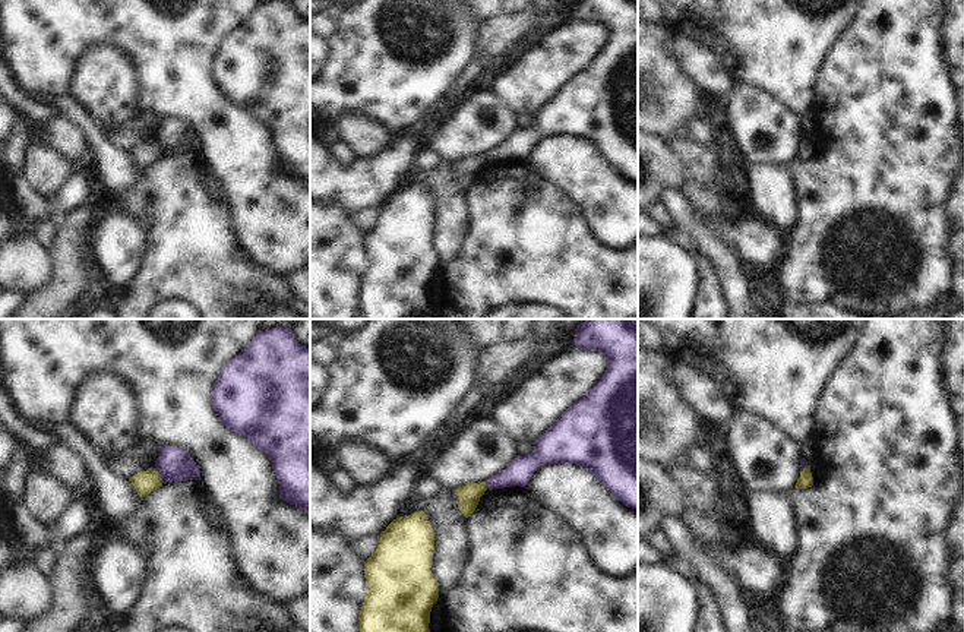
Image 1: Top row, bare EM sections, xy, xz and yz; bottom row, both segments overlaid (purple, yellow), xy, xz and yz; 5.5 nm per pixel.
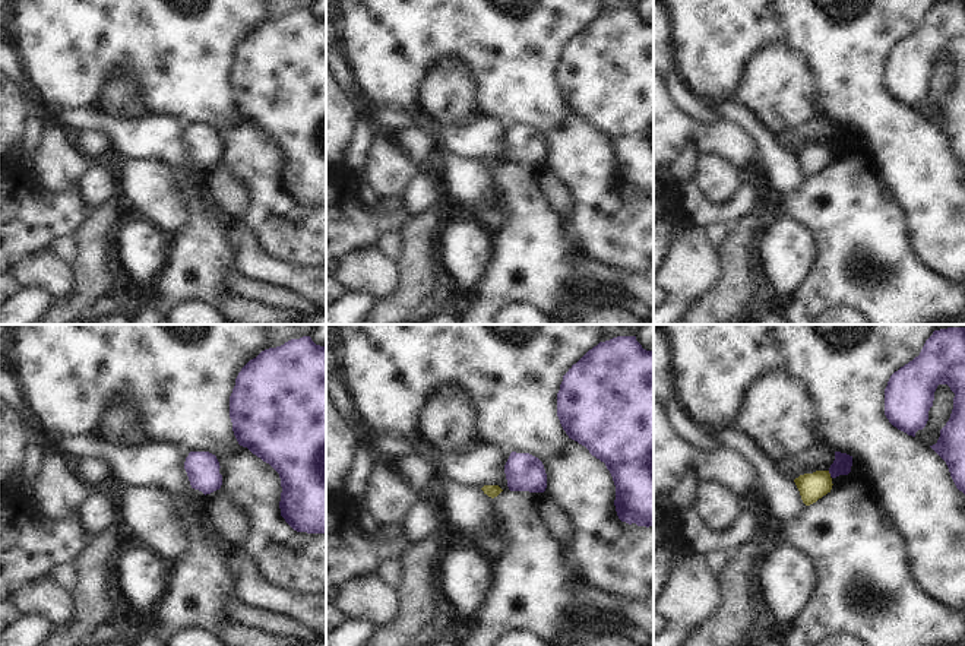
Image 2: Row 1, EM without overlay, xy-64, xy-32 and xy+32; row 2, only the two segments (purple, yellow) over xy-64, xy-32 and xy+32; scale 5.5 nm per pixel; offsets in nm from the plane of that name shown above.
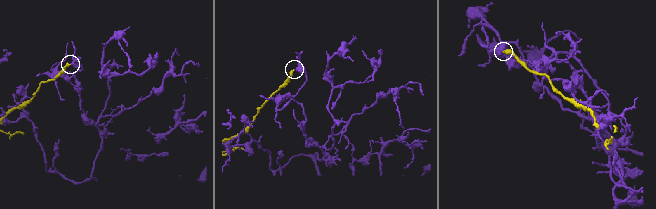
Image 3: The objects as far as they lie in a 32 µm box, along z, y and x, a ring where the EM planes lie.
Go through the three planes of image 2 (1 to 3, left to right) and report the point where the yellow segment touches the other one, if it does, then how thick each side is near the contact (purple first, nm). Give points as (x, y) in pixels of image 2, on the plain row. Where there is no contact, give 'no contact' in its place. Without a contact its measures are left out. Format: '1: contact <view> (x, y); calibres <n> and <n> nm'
1: no contact
2: no contact
3: contact xy+32 (829, 145); calibres 100 and 150 nm

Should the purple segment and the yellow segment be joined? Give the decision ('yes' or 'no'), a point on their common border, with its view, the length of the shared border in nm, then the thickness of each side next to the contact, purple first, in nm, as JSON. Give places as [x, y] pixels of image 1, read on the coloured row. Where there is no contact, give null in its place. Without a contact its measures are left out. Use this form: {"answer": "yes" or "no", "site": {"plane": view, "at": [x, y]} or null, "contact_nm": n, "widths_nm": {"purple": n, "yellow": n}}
{"answer": "no", "site": {"plane": "xy", "at": [160, 473]}, "contact_nm": 100, "widths_nm": {"purple": 190, "yellow": 130}}

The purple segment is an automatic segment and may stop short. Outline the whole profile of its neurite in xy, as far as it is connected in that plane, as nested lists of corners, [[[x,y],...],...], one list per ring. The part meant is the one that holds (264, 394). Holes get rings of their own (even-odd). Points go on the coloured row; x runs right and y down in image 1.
[[[288,328],[260,331],[219,370],[214,385],[214,410],[231,432],[244,436],[269,456],[279,484],[279,497],[310,512],[310,345],[301,345]]]

